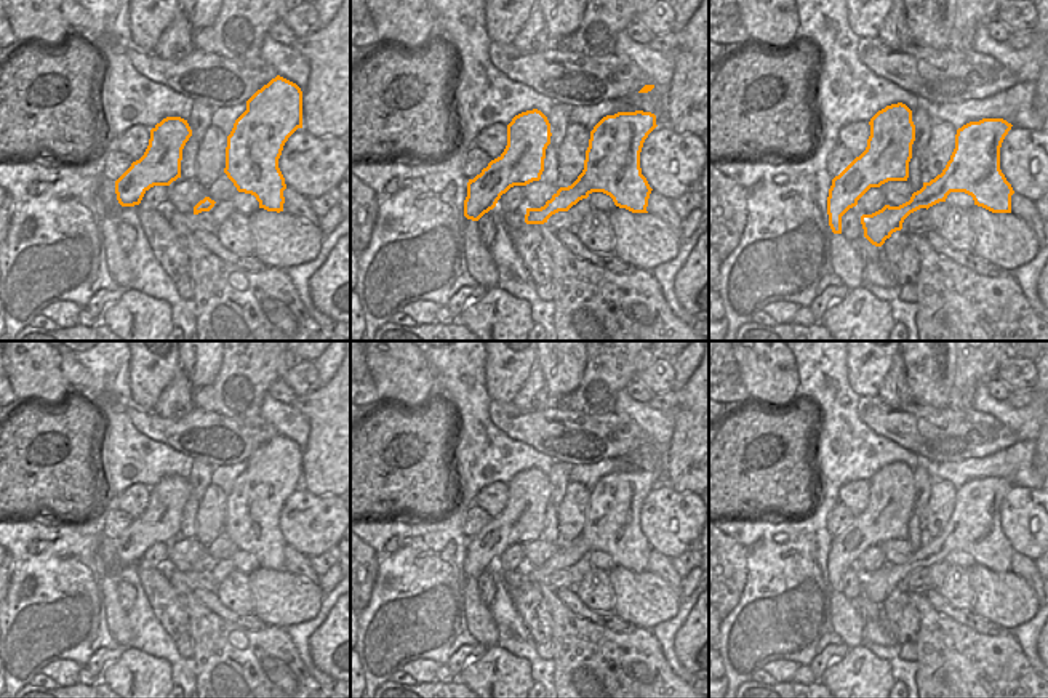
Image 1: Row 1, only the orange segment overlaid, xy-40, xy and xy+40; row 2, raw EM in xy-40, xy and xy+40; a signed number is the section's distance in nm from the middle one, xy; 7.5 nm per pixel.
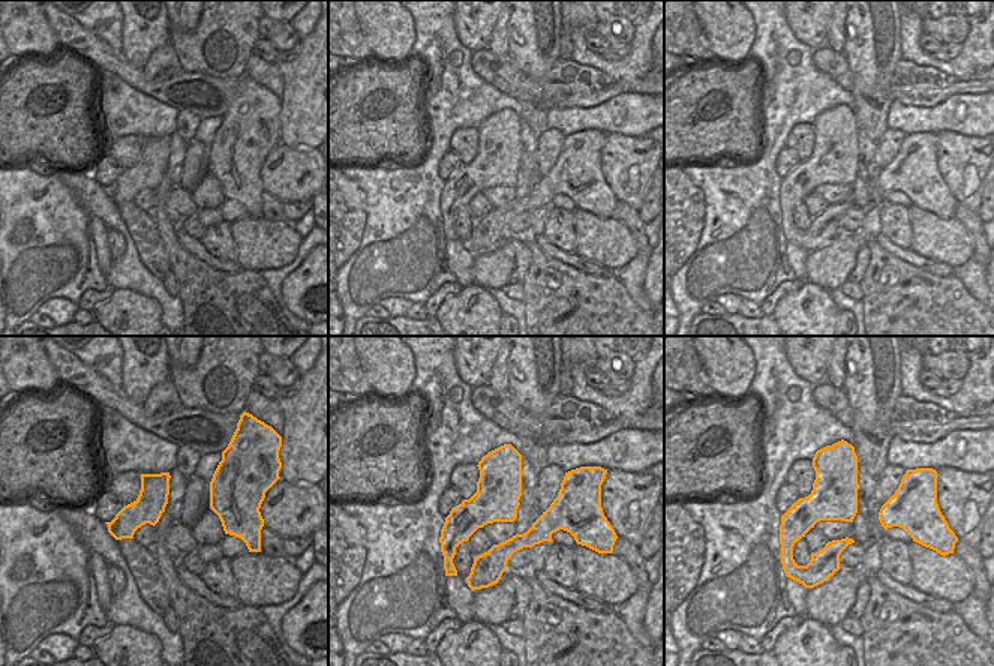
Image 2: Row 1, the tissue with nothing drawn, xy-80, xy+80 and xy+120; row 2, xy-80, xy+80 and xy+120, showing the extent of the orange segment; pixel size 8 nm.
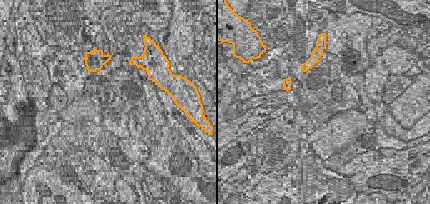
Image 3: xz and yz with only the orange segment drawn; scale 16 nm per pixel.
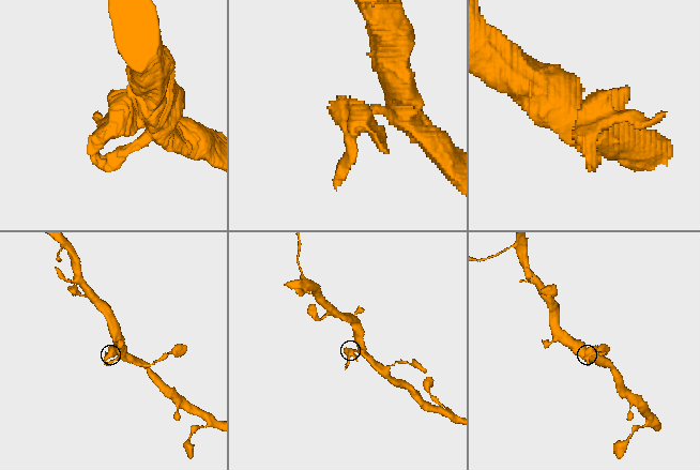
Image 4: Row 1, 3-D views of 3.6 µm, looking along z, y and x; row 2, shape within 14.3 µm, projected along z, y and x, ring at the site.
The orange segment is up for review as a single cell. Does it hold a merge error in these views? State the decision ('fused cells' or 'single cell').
fused cells

